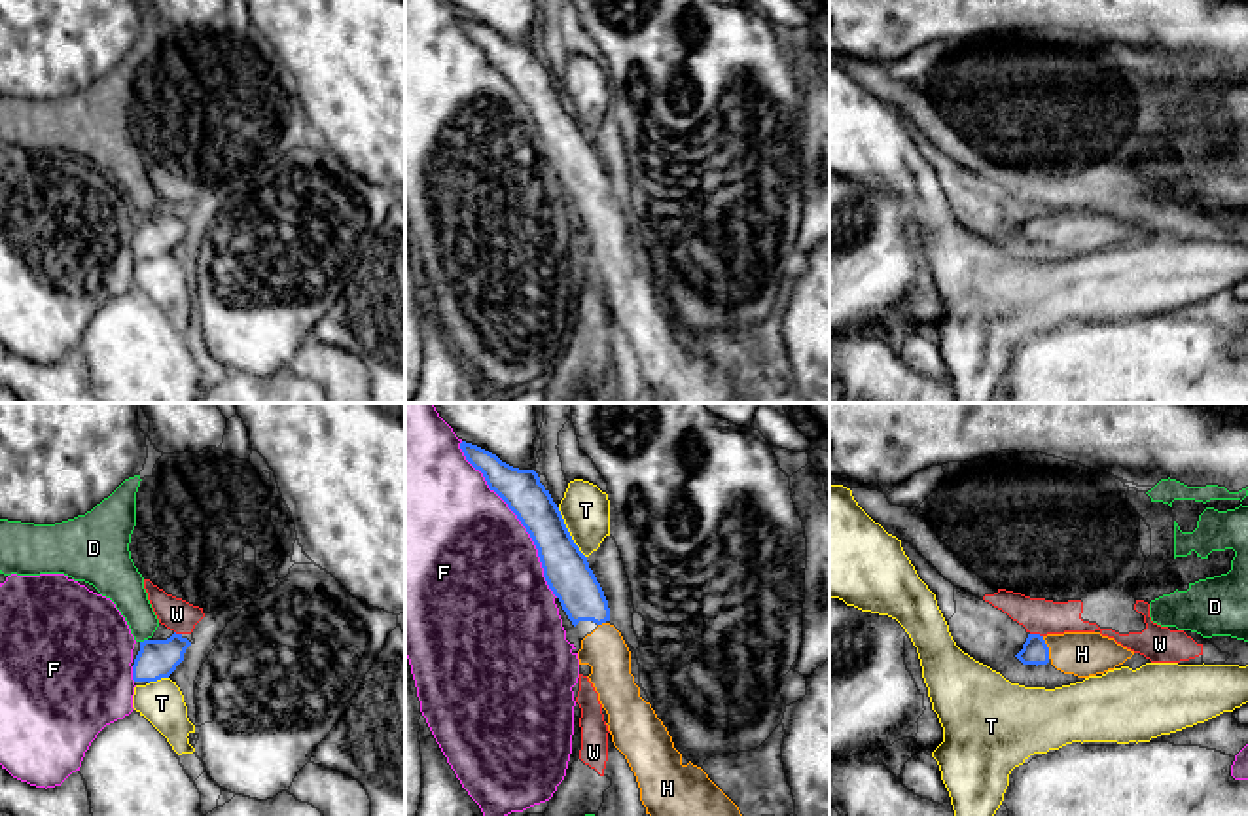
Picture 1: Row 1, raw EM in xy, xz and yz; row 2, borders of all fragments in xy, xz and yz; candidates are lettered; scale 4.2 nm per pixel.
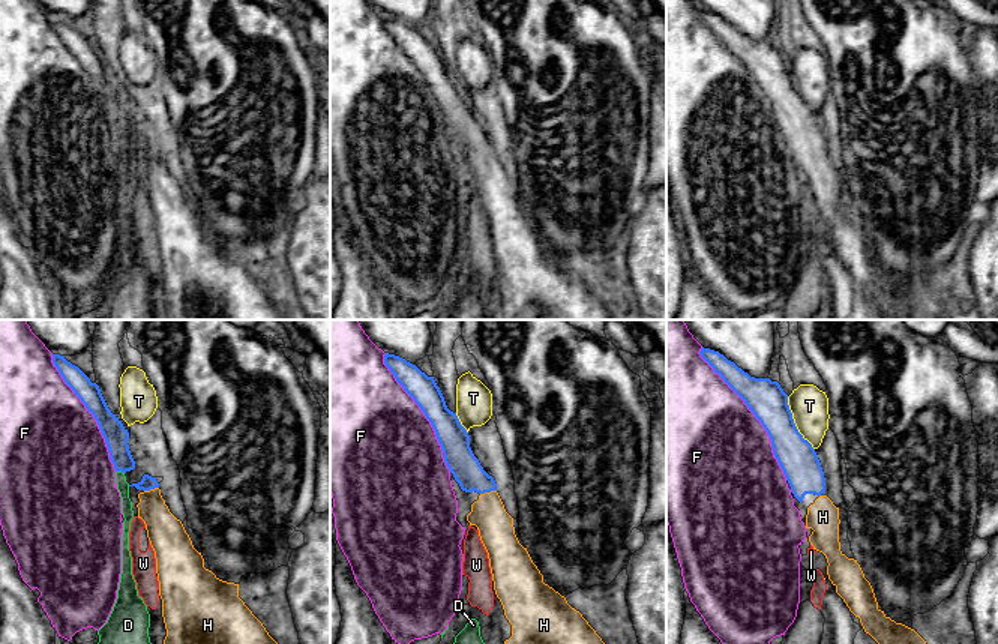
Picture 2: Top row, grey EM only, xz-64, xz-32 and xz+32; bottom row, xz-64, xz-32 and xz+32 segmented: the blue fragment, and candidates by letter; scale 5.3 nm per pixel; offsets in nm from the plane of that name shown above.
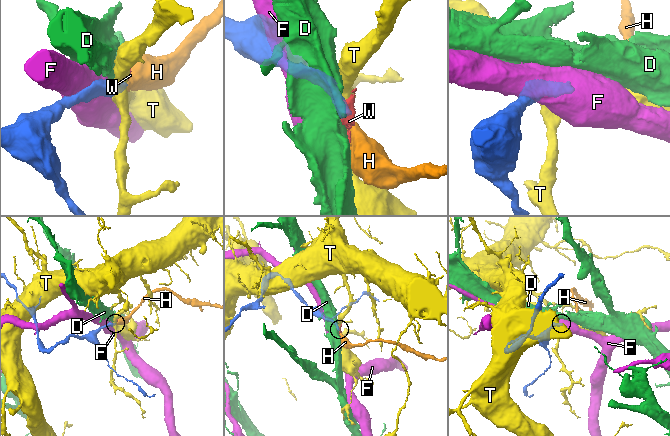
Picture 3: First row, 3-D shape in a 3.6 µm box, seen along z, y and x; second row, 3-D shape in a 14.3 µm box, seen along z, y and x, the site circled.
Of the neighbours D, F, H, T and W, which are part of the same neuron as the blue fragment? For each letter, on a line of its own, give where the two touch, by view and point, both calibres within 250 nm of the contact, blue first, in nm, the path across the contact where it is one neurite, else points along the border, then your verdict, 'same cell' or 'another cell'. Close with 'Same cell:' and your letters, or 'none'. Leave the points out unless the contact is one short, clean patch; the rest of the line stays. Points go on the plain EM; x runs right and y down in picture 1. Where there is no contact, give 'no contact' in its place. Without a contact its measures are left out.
D: xy (144, 216) | 160/170 nm | along xy (146, 214), (141, 218) | another cell
F: xz (517, 93) | 170/500 nm | another cell
H: yz (1048, 224) | 110/190 nm | across yz (1034, 226), (1048, 224), (1082, 230) | same cell
T: xz (569, 108) | 190/200 nm | another cell
W: yz (1036, 211) | 110/160 nm | along yz (1031, 209), (1042, 212) | another cell
Same cell: H

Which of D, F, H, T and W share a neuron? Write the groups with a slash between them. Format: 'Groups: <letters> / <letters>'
Groups: D / F / H / T / W

